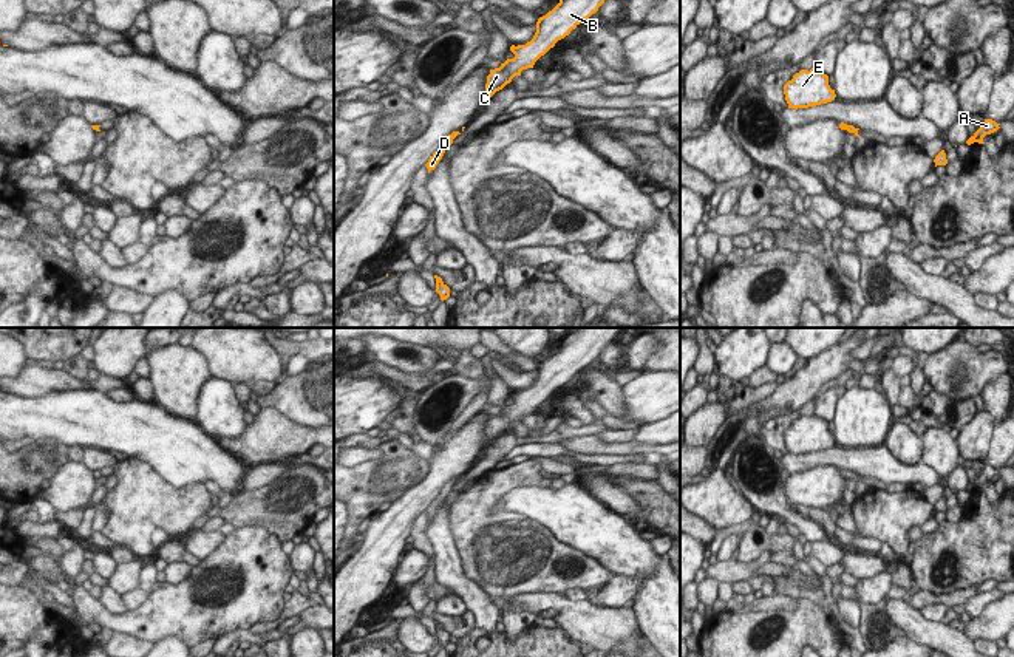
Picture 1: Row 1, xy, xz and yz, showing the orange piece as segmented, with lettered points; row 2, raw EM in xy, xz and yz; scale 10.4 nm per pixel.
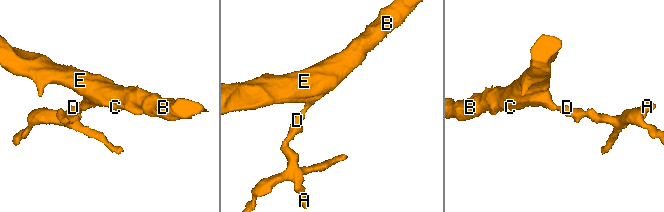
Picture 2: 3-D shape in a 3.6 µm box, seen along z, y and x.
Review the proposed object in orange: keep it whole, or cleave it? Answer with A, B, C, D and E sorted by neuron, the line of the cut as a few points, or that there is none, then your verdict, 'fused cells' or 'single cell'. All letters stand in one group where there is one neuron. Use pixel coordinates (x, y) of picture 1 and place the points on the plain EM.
A B C D E; no cut; single cell

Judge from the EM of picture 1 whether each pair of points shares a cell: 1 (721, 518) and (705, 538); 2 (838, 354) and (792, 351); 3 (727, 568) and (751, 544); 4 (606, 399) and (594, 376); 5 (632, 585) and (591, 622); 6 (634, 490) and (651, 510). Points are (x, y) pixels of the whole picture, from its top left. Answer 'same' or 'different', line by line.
1: different
2: different
3: different
4: same
5: different
6: same

